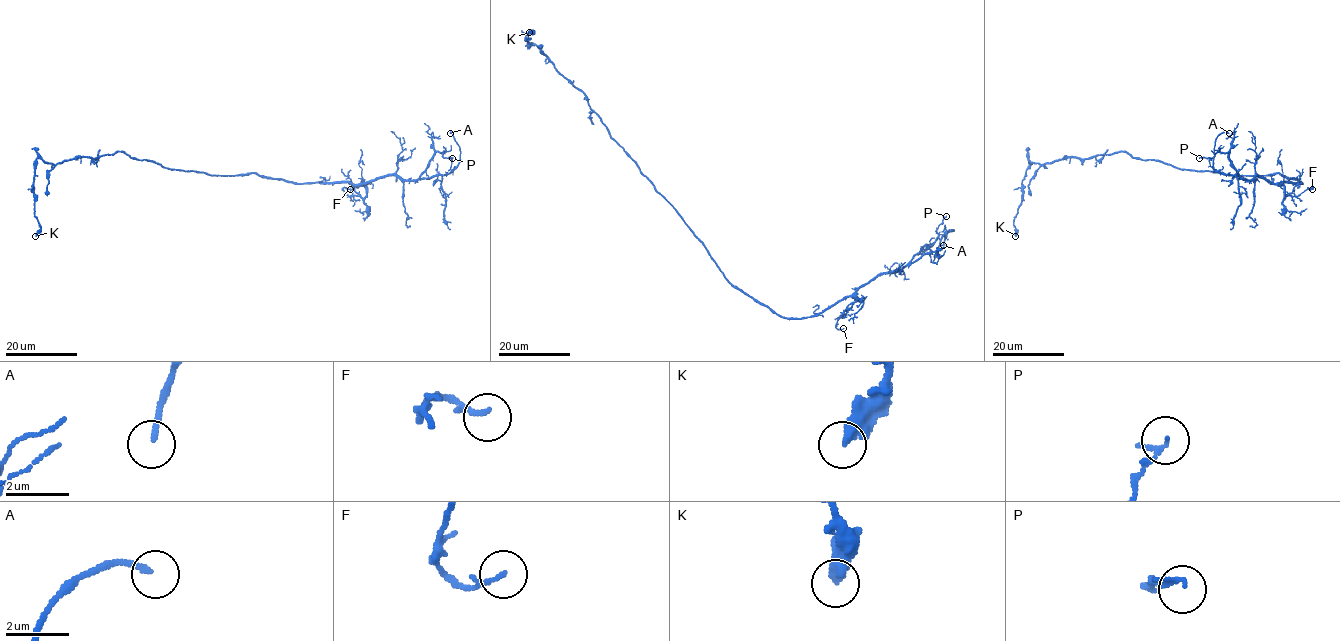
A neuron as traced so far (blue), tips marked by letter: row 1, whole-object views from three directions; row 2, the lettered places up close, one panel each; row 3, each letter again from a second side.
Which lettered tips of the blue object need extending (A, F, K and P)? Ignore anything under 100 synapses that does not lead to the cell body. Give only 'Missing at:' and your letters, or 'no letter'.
Missing at: A

